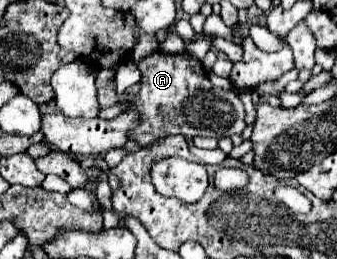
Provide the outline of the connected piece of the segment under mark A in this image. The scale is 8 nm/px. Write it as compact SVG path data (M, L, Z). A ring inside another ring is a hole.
M153 52L145 56L137 68L141 70L141 90L135 96L117 94L117 90L111 86L115 68L101 68L97 74L97 102L99 108L109 108L117 102L129 102L131 106L127 110L139 112L139 124L127 134L127 138L137 142L141 148L149 148L155 140L171 134L181 134L191 140L195 136L223 138L241 134L245 130L245 110L239 96L231 90L211 88L203 64L195 62L191 54Z

